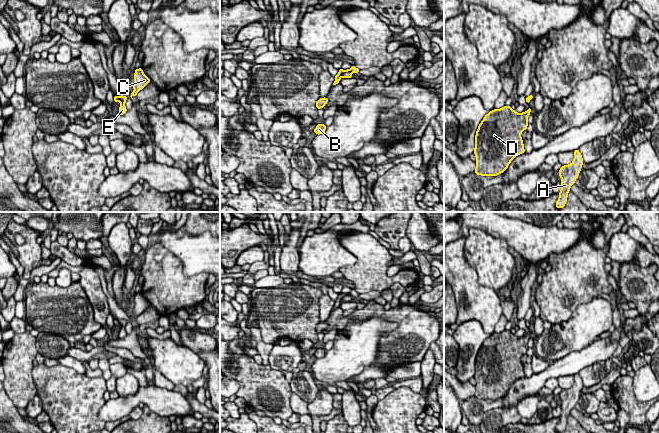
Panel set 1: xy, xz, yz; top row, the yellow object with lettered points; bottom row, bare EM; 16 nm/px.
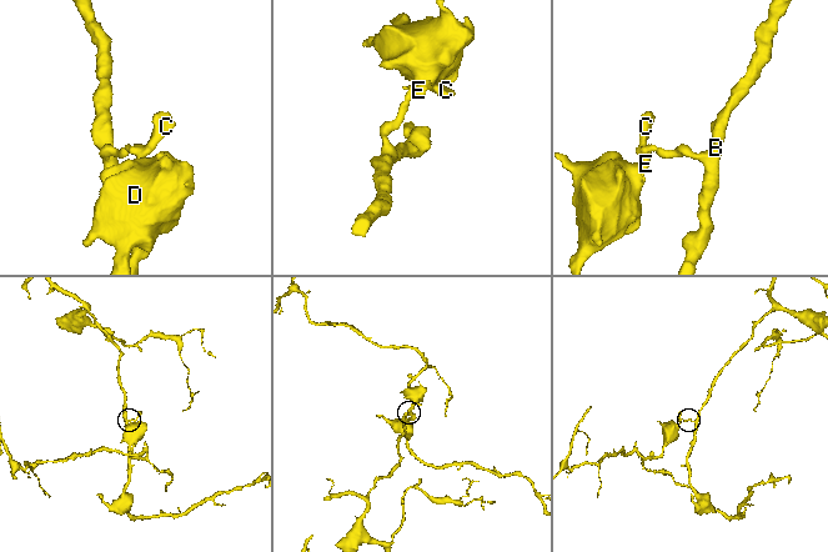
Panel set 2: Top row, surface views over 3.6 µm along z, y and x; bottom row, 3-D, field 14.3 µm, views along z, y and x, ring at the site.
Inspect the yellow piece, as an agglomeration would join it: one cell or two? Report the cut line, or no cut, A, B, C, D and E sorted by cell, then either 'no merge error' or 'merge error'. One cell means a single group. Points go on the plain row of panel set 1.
cut xz (351, 296), (346, 295), (341, 300); groups A B C / D E; merge error

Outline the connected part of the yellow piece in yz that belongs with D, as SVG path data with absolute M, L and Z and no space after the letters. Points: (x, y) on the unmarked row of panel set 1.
M504 330L485 339L475 359L477 399L497 400L517 379L525 376L521 357L527 353L530 336L530 331L526 336L517 337Z

